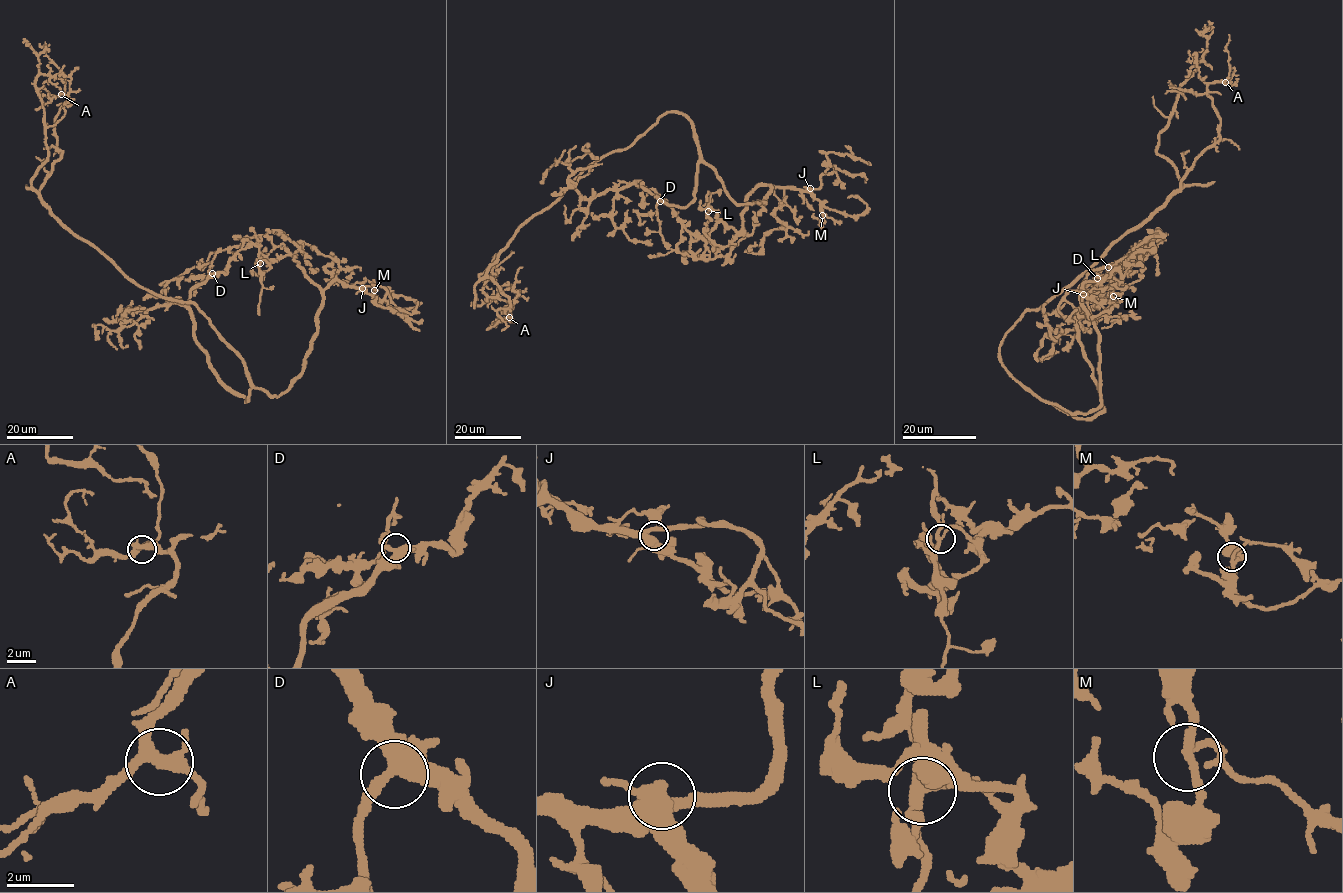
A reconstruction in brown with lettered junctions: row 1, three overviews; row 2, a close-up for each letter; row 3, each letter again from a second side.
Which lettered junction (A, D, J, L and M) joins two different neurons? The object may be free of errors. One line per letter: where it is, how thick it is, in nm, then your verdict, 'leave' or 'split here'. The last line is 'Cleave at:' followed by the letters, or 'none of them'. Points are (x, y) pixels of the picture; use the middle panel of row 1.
A: at (509, 317); 360 nm thick; leave
D: at (660, 201); 400 nm thick; leave
J: at (810, 188); 460 nm thick; leave
L: at (708, 211); 240 nm thick; split here
M: at (822, 215); 200 nm thick; leave
Cleave at: L

